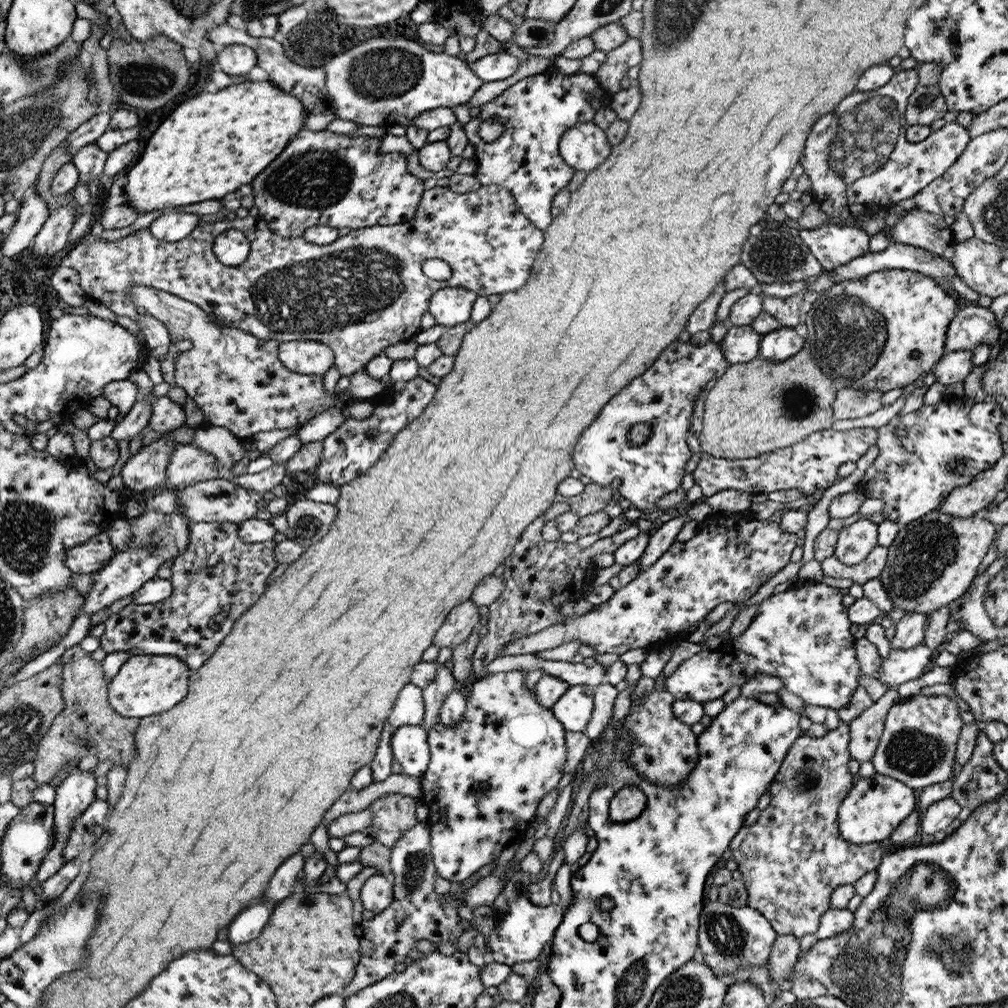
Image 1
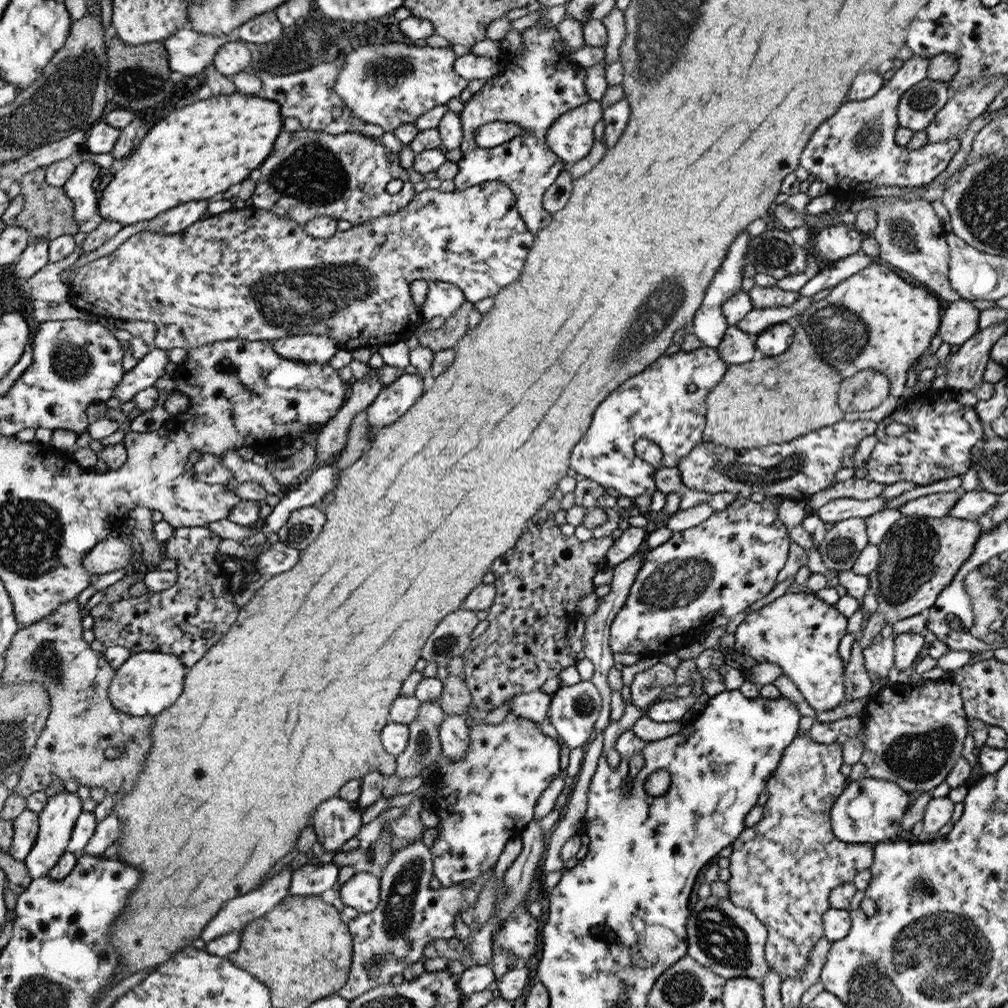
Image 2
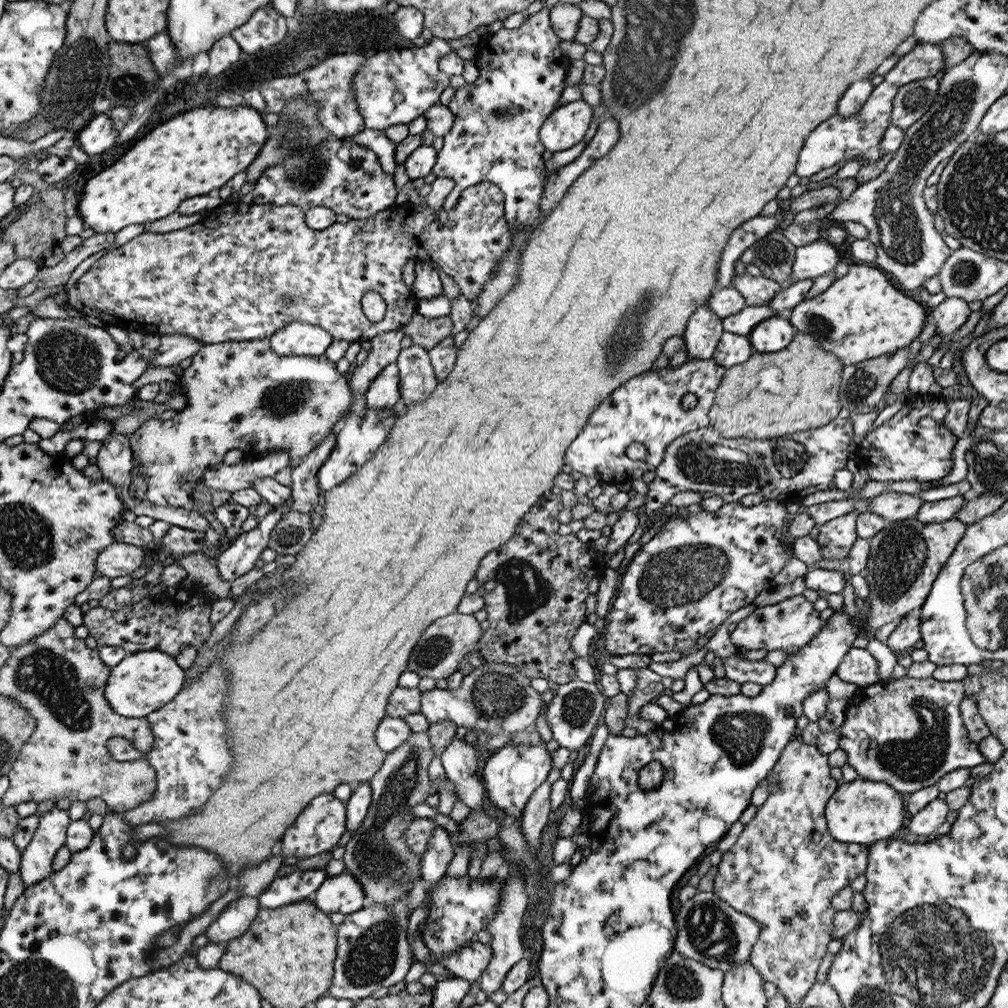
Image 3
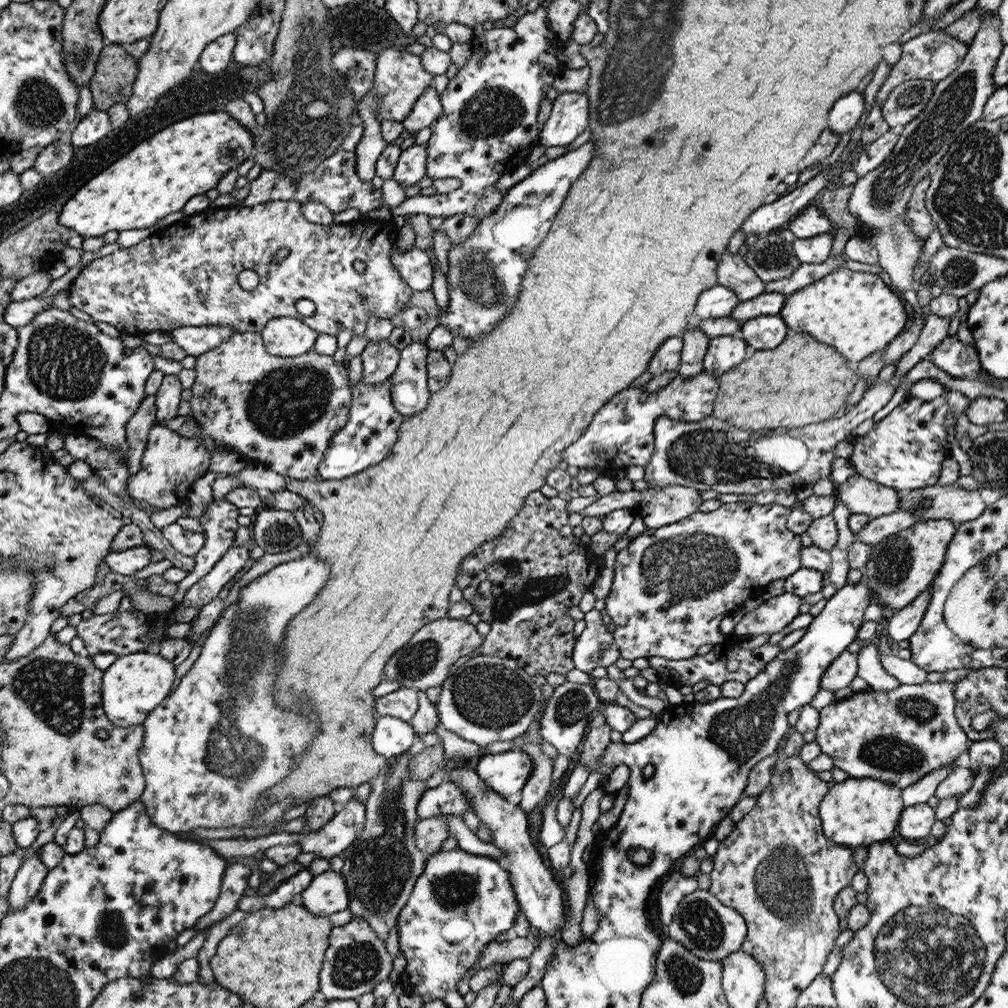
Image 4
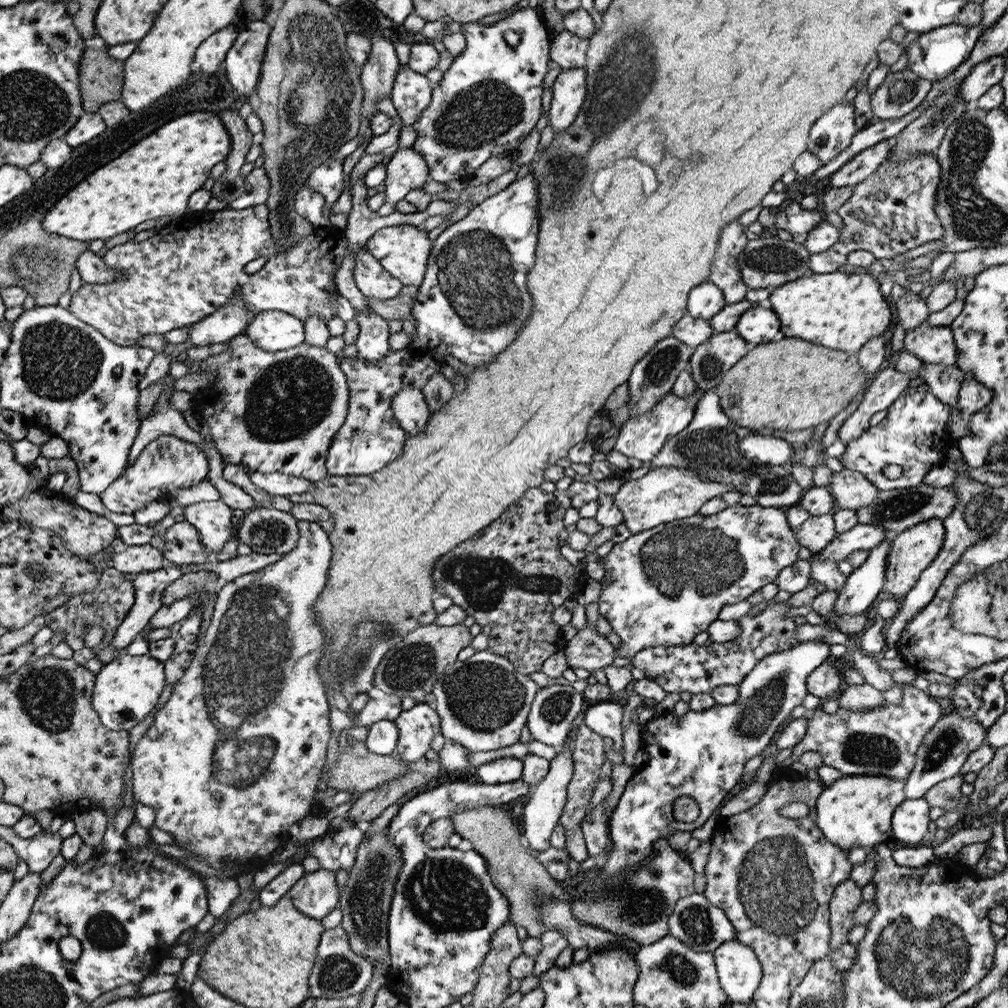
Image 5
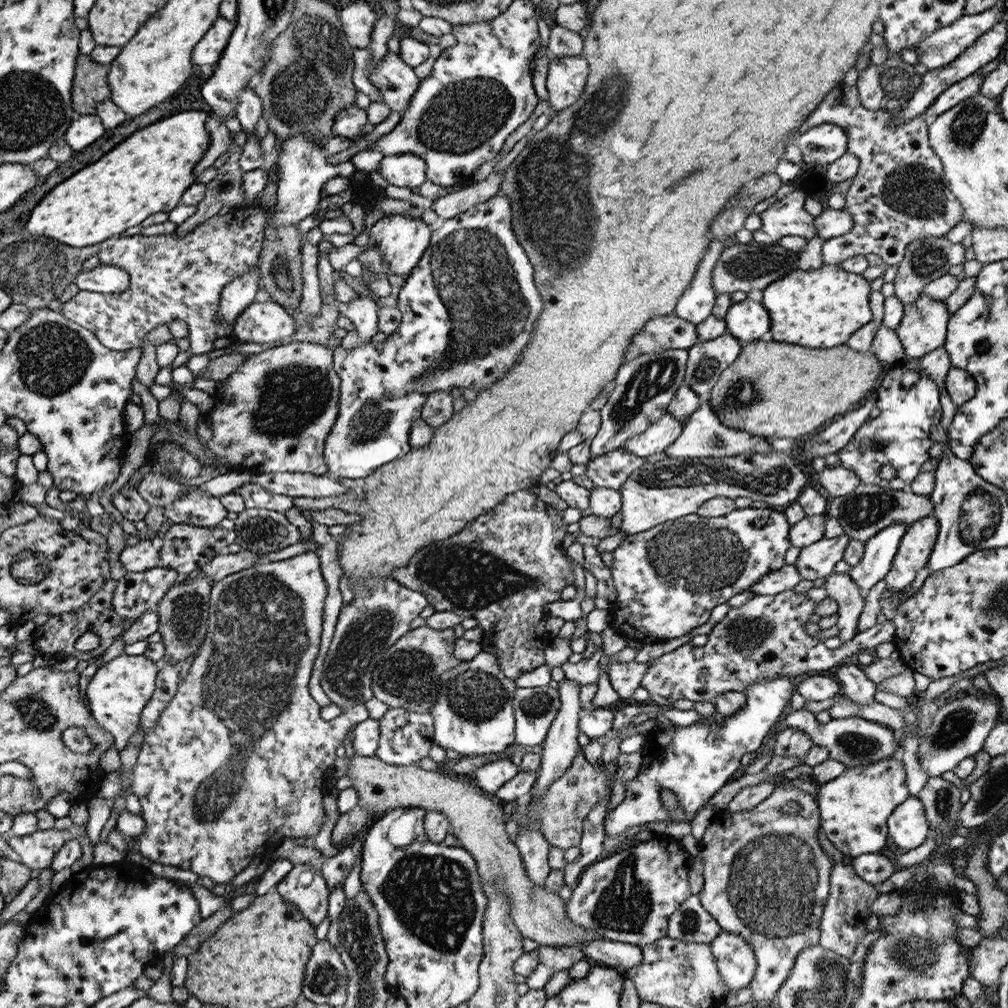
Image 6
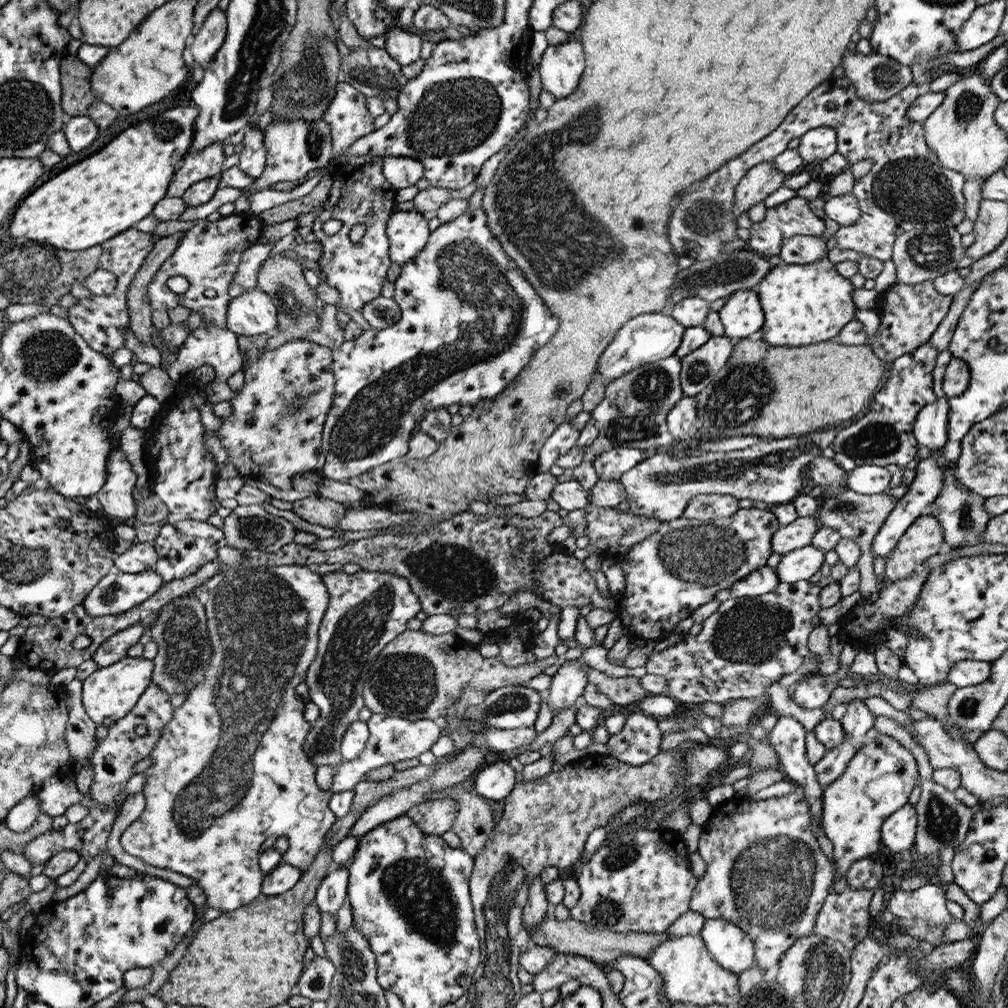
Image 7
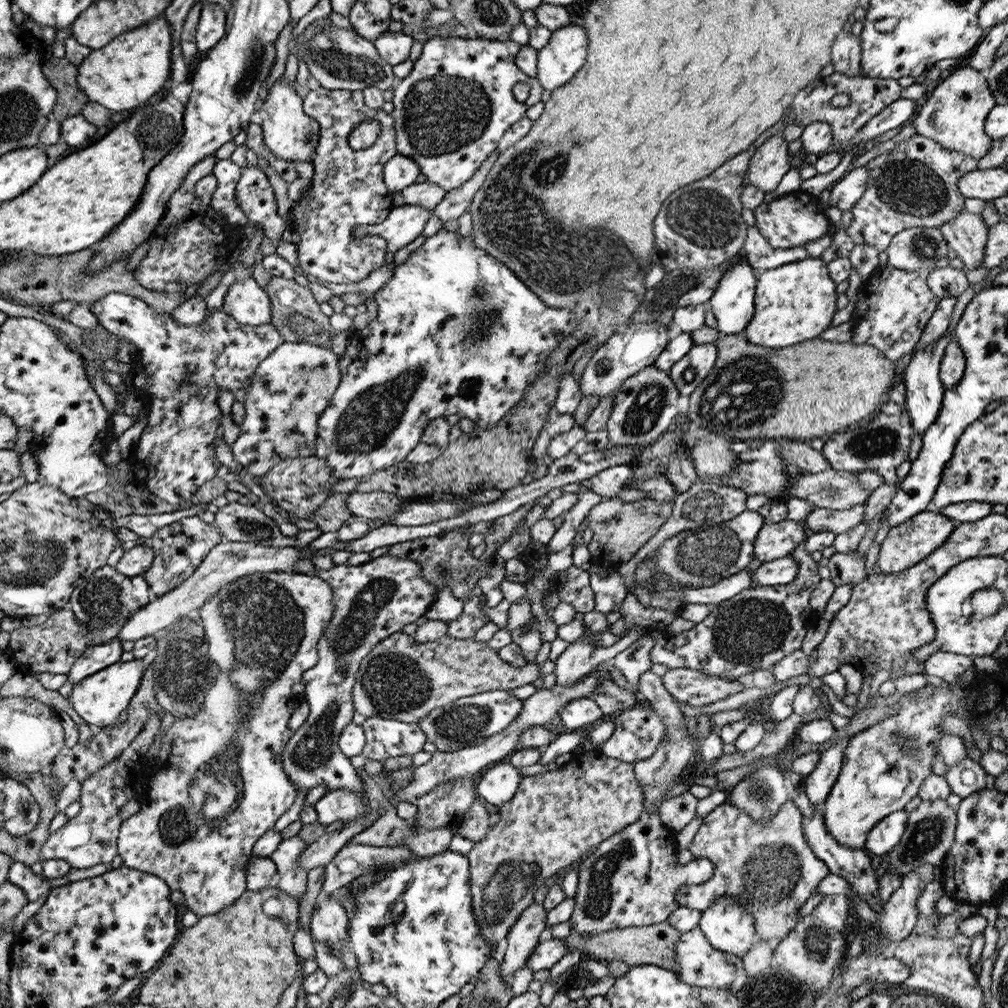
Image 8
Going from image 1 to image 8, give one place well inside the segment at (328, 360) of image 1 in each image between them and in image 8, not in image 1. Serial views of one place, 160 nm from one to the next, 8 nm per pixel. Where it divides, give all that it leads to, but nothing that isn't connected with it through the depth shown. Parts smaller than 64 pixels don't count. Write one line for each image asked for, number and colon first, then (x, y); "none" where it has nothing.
2: (312, 348)
3: (297, 339)
4: (284, 336)
5: (275, 331)
6: (268, 321)
7: (253, 313)
8: (245, 301)

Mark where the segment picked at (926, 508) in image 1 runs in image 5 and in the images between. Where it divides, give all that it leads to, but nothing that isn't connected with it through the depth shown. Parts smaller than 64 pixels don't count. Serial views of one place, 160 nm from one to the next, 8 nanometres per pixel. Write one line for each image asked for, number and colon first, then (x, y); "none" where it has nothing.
2: (940, 440)
3: (914, 444)
4: (904, 451)
5: (910, 435)

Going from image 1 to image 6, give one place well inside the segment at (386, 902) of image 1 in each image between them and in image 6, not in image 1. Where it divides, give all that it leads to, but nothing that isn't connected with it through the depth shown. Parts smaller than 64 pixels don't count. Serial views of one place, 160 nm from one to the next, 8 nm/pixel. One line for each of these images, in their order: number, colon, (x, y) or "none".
2: (362, 892)
3: (343, 893)
4: (327, 893)
5: (316, 894)
6: (304, 886)

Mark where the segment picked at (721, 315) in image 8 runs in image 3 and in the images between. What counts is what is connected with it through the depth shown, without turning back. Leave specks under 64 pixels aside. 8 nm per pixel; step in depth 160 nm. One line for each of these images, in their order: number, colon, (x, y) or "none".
3: (770, 335)
4: (765, 332)
5: (757, 325)
6: (747, 320)
7: (742, 316)

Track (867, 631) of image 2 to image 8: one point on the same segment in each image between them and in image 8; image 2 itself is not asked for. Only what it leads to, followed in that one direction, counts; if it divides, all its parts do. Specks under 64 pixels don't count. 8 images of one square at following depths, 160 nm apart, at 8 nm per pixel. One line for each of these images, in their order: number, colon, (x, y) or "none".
3: (905, 559)
4: (903, 564)
5: (912, 551)
6: (915, 549)
7: (925, 538)
8: (907, 544)

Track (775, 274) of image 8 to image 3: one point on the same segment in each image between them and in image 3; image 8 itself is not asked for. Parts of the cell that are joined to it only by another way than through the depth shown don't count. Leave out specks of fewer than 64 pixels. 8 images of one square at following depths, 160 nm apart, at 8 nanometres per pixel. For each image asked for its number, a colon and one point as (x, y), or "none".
3: (861, 316)
4: (855, 312)
5: (839, 310)
6: (820, 308)
7: (803, 304)

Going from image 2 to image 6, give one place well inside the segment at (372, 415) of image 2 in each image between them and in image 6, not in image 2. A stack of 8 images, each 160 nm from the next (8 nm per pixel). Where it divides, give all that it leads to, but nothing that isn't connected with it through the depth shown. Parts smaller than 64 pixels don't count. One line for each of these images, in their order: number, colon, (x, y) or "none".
3: (383, 390)
4: (380, 359)
5: (372, 344)
6: (361, 310)

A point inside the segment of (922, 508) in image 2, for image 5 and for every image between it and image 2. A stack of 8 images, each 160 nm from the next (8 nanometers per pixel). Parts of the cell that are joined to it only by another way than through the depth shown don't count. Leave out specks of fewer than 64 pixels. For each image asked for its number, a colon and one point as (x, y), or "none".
3: (893, 506)
4: (862, 496)
5: (851, 490)

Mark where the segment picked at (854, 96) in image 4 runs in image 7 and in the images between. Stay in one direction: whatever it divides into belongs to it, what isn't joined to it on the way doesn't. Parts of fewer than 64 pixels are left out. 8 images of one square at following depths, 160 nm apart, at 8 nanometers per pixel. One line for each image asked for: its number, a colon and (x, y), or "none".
5: (832, 133)
6: (823, 144)
7: (820, 143)

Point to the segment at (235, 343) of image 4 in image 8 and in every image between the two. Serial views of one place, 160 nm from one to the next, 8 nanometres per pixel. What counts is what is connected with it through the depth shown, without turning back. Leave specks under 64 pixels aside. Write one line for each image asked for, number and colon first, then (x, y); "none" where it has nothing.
5: (271, 411)
6: (275, 412)
7: (275, 432)
8: (293, 386)

